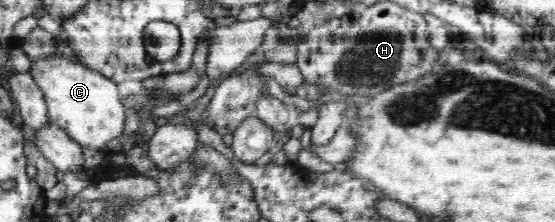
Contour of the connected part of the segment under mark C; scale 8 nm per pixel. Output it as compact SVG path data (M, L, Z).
M59 53L32 62L29 73L44 94L51 122L64 129L73 141L84 149L97 151L115 137L123 135L127 113L114 81L79 62L64 59Z

